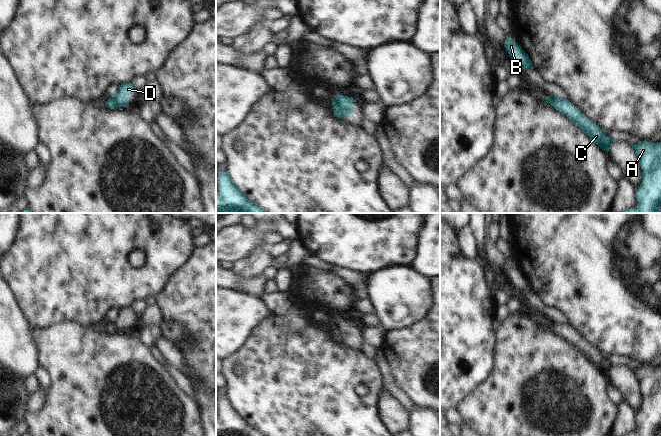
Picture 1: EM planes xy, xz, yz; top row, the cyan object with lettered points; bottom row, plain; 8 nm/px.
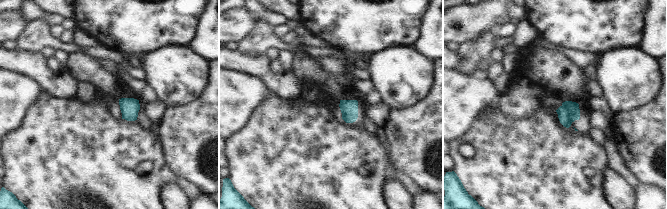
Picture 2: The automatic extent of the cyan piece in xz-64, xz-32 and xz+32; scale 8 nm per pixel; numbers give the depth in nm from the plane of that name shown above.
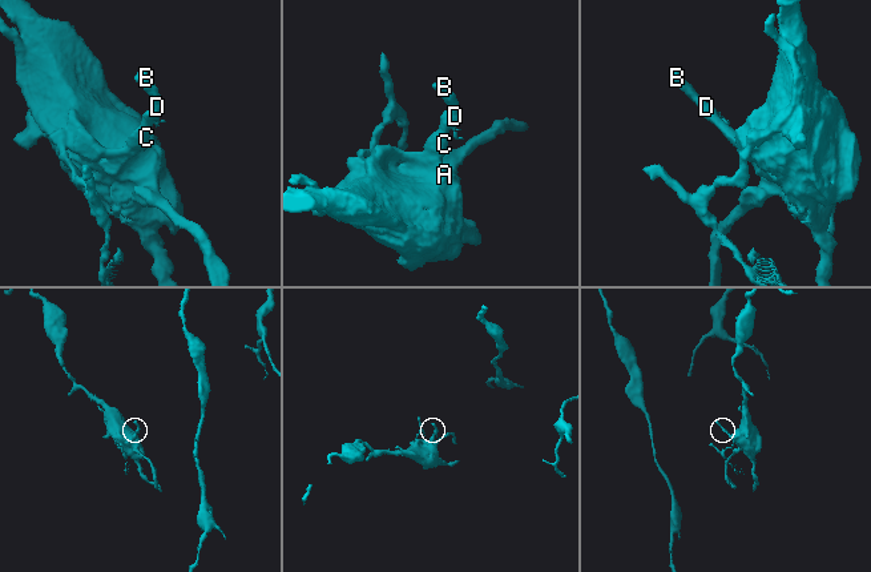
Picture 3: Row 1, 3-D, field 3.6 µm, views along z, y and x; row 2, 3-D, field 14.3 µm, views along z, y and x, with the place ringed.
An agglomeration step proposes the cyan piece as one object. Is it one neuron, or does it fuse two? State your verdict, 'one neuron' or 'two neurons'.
two neurons

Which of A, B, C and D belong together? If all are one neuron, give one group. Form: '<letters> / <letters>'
A C / B D

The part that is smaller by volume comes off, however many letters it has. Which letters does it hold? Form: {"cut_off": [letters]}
{"cut_off": ["B", "D"]}

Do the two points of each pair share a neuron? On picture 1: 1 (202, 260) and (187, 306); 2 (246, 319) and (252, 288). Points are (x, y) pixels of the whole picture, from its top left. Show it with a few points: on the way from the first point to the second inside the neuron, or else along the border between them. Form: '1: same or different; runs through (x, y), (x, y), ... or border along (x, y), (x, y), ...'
1: same; runs through (202, 271), (202, 291), (198, 295)
2: different; border along (228, 288), (256, 294), (270, 308)

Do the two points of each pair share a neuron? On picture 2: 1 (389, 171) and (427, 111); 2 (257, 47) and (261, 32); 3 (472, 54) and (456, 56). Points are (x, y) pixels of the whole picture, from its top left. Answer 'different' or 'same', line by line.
1: different
2: same
3: different

